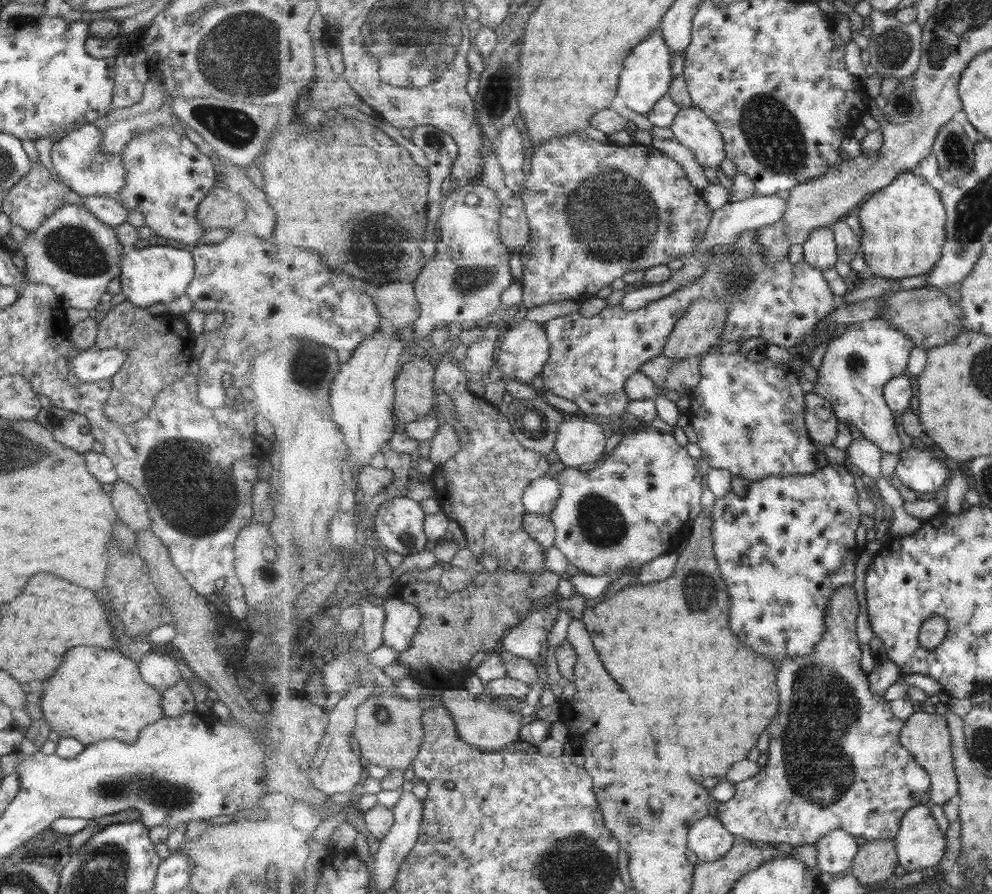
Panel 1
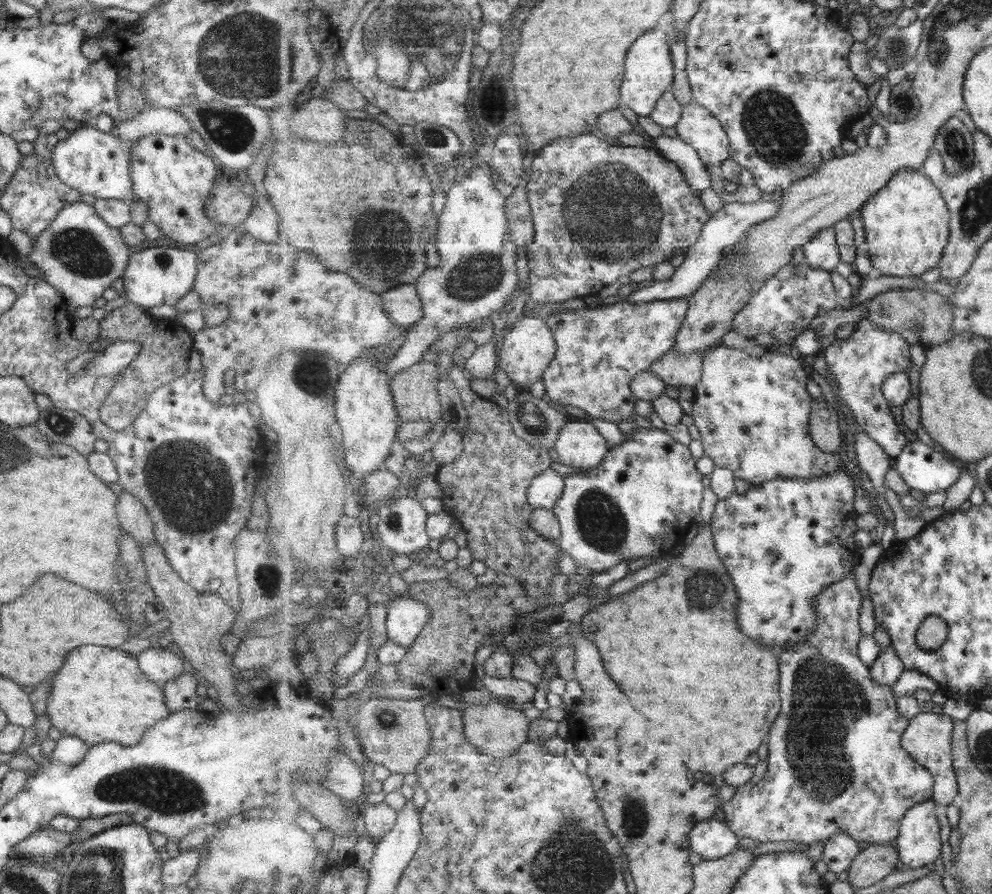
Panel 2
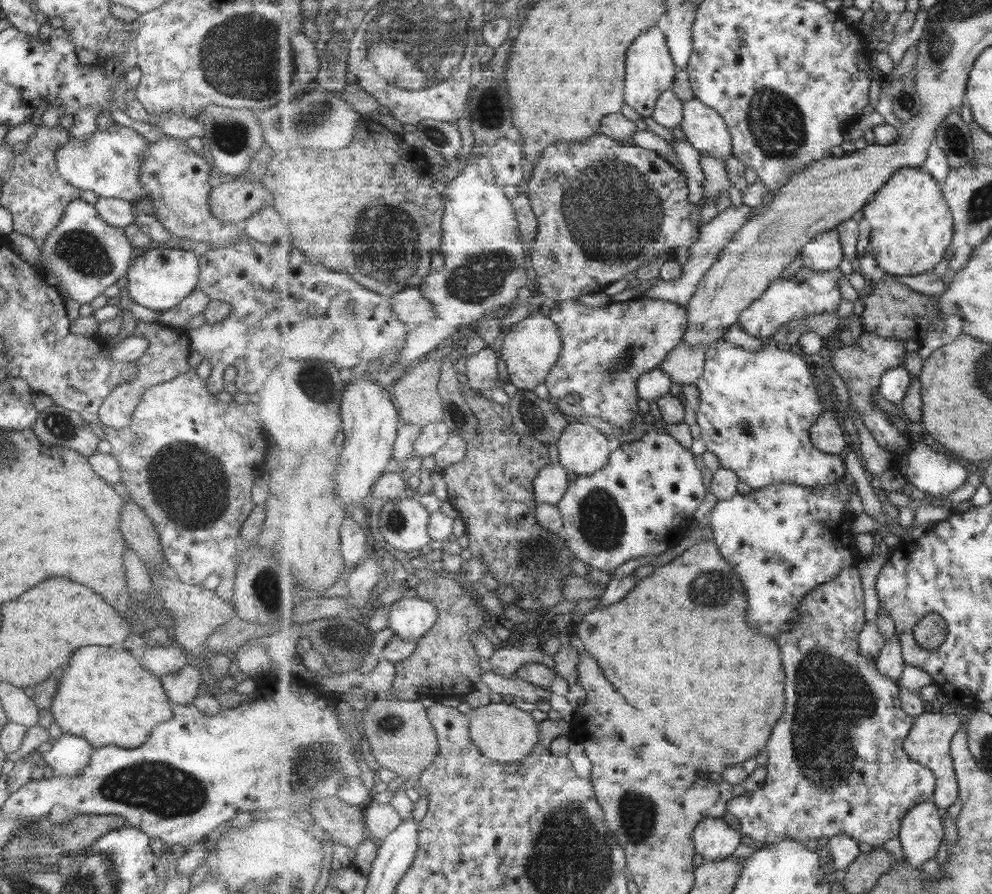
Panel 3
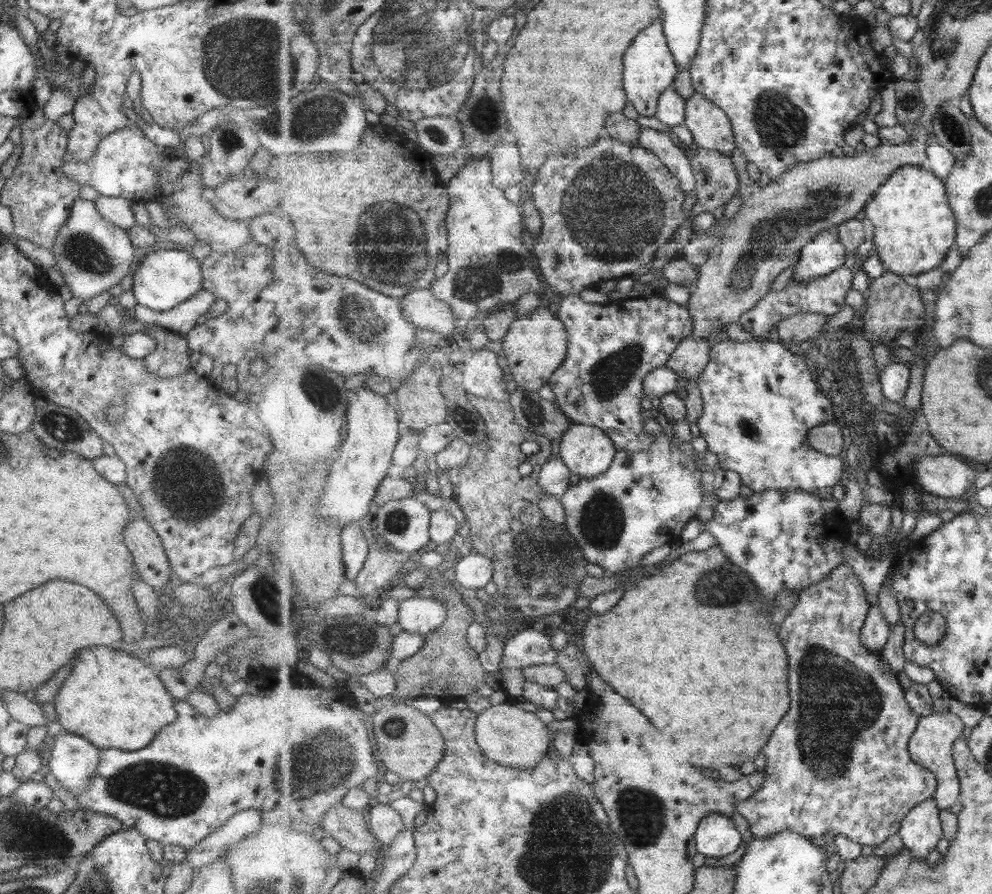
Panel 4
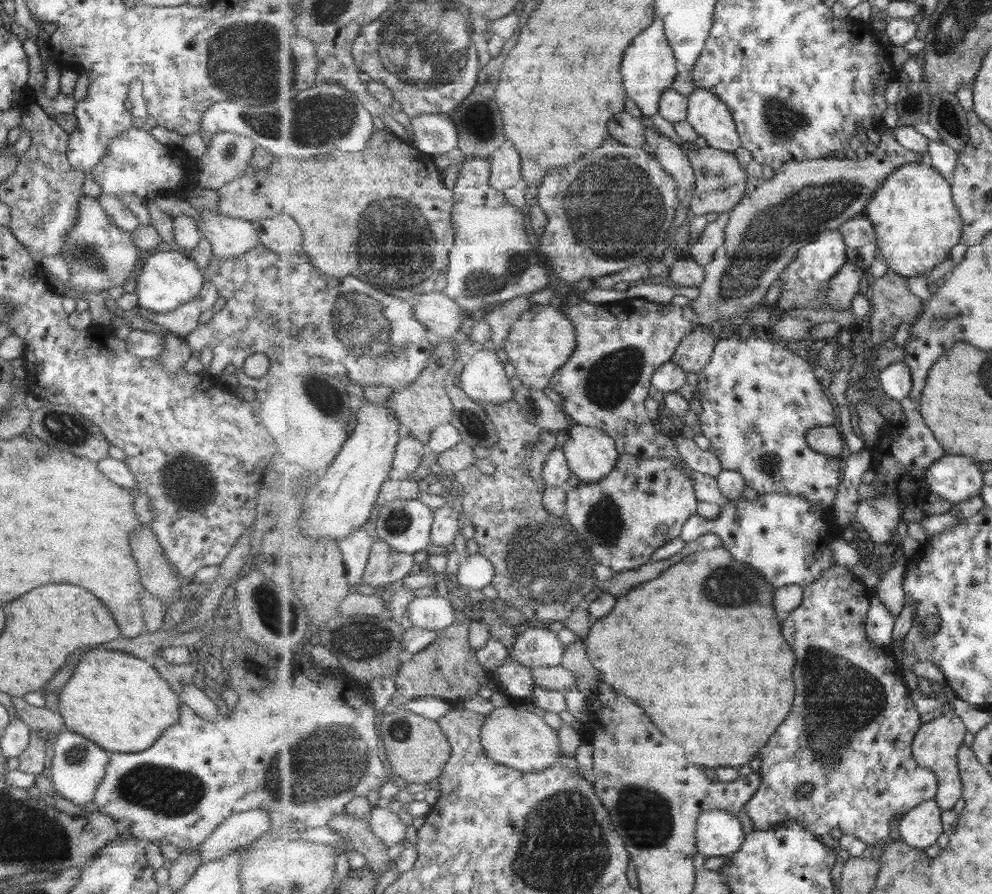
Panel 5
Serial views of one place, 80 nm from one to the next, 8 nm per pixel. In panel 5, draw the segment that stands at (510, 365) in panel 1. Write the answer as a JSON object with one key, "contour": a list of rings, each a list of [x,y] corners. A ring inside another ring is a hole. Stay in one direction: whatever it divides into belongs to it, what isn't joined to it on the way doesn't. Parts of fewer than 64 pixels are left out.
{"contour":[[[535,303],[513,323],[503,348],[523,386],[531,390],[541,390],[550,386],[554,374],[575,352],[577,348],[575,325],[567,318],[564,309]]]}

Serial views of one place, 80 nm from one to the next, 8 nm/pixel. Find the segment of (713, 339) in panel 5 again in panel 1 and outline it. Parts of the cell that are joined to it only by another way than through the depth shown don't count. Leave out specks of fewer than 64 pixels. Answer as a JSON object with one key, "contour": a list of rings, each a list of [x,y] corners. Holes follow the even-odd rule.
{"contour":[[[659,354],[642,364],[639,371],[654,380],[660,390],[666,388],[690,394],[696,386],[699,386],[701,380],[701,358],[701,355],[669,358]]]}

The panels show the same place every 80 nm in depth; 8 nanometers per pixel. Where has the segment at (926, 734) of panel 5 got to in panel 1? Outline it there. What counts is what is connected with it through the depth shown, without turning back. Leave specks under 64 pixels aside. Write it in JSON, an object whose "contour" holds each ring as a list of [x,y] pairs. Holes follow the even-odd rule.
{"contour":[[[927,712],[913,713],[907,720],[900,736],[901,743],[914,754],[918,763],[930,774],[932,787],[931,803],[943,805],[953,796],[959,794],[958,774],[954,767],[954,754],[952,753],[952,735],[946,715],[927,714]]]}

